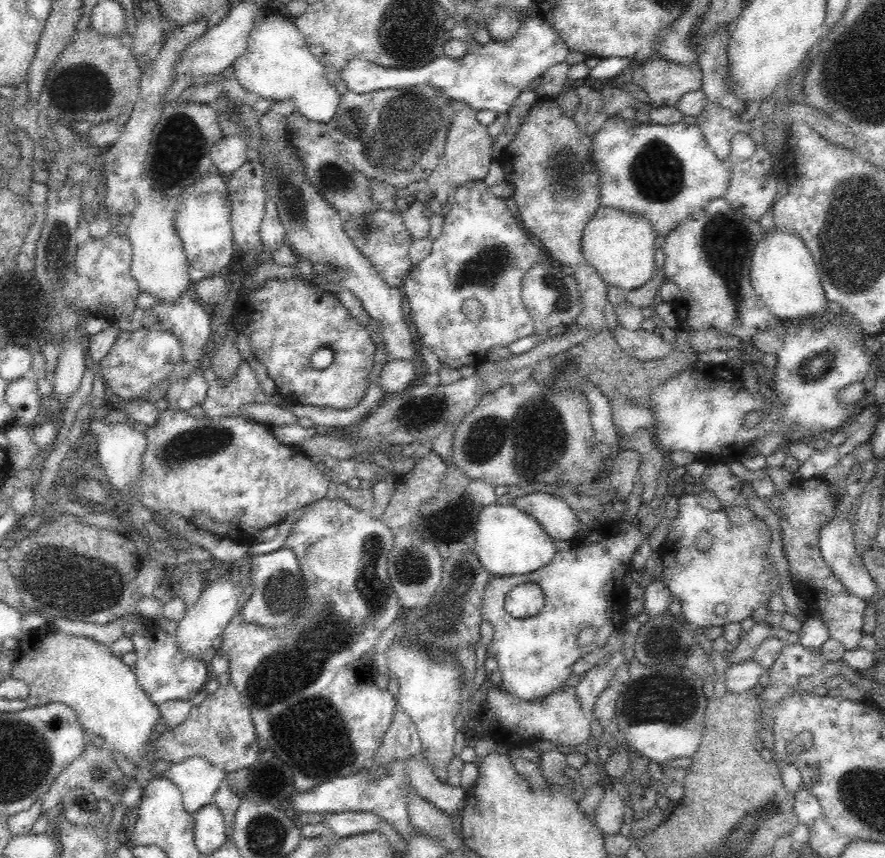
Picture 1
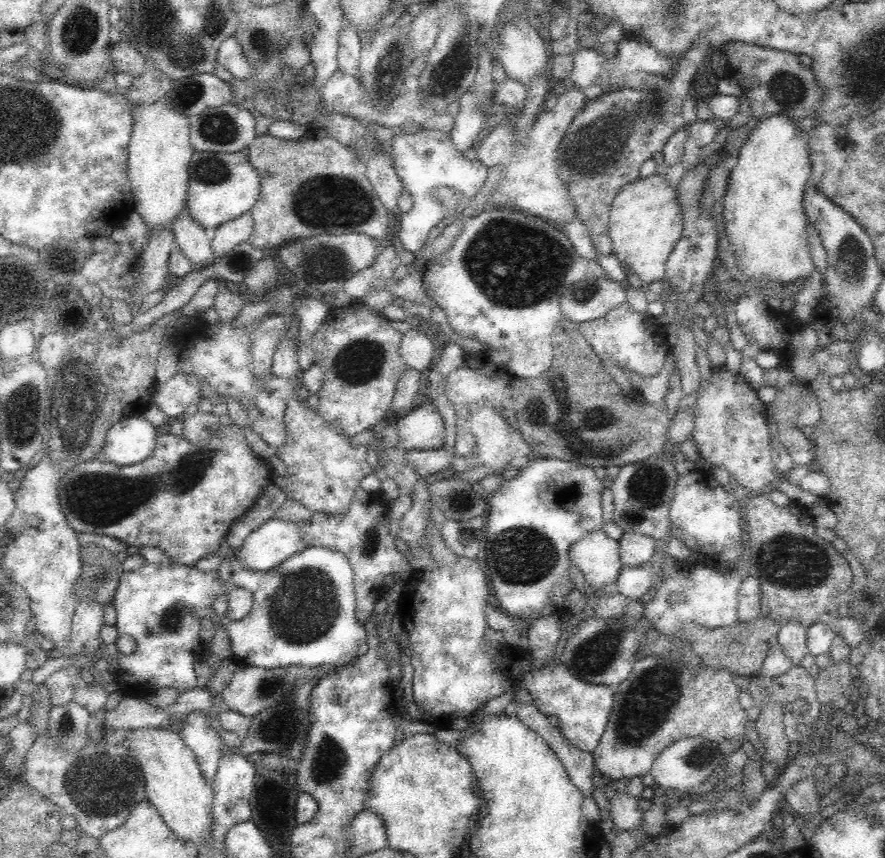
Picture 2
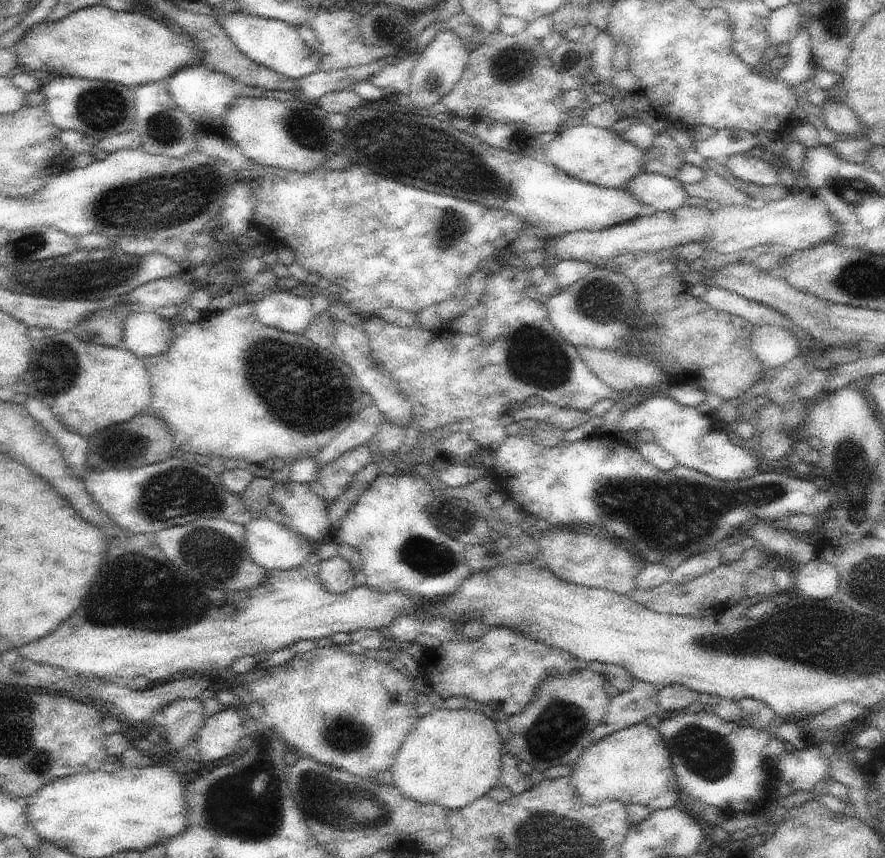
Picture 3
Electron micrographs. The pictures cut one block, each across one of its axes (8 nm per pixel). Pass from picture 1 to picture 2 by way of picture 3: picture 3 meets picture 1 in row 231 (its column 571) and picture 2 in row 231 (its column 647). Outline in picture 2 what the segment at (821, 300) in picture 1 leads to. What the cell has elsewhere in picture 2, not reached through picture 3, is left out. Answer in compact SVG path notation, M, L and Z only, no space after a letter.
M780 115L761 121L741 147L738 163L730 172L728 186L722 196L724 232L739 271L749 278L760 280L767 277L767 280L784 285L798 278L805 279L815 269L806 233L809 222L803 210L804 188L811 173L810 154L804 132L797 127L797 123Z

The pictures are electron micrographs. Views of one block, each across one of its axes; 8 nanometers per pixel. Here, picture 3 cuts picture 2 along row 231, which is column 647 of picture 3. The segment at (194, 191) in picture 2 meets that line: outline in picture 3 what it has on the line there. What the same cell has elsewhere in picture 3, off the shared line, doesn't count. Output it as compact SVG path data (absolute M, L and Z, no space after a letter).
M367 102L349 112L347 124L341 131L344 140L336 148L350 156L350 160L364 165L370 171L383 177L433 193L452 195L470 202L478 202L490 208L500 208L522 216L530 229L548 238L566 236L574 231L600 231L612 228L616 224L634 220L638 216L650 212L642 202L628 190L609 189L582 182L566 172L562 172L552 164L545 164L522 156L504 148L483 143L474 134L459 131L451 122L438 120L436 114L416 116L402 112L386 112L368 108Z

